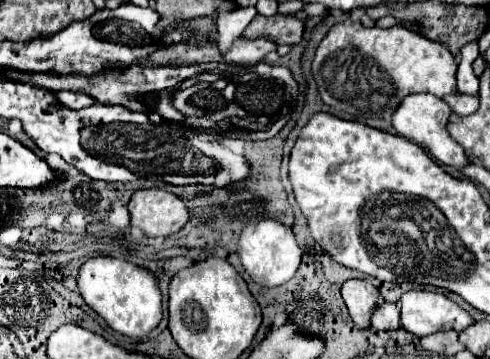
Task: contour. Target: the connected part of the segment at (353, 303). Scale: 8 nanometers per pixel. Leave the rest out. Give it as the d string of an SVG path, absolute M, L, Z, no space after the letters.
M351 279L351 281L343 283L341 295L343 295L343 301L345 301L349 315L355 321L355 325L361 329L369 327L371 315L377 307L377 299L379 299L377 287L371 285L369 281Z

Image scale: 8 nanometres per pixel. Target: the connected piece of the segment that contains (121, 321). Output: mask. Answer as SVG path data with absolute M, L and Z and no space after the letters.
M93 257L81 265L77 283L83 301L121 335L145 337L163 319L163 295L155 275L129 261L115 257Z

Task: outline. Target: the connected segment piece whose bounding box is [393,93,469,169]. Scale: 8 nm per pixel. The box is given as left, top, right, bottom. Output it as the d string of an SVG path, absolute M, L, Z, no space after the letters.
M429 93L407 95L403 99L403 103L399 105L399 109L393 113L393 127L395 127L397 135L401 135L401 137L417 143L419 147L427 149L427 153L437 163L443 163L443 165L449 165L455 169L463 169L465 165L469 165L469 159L467 159L463 147L447 131L447 121L449 121L451 113L453 113L451 107L435 95L429 95Z

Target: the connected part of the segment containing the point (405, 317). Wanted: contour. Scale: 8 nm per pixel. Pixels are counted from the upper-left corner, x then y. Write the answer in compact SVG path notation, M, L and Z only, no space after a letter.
M407 291L397 301L401 309L401 327L415 337L425 337L443 329L461 333L473 319L455 301L433 291Z

